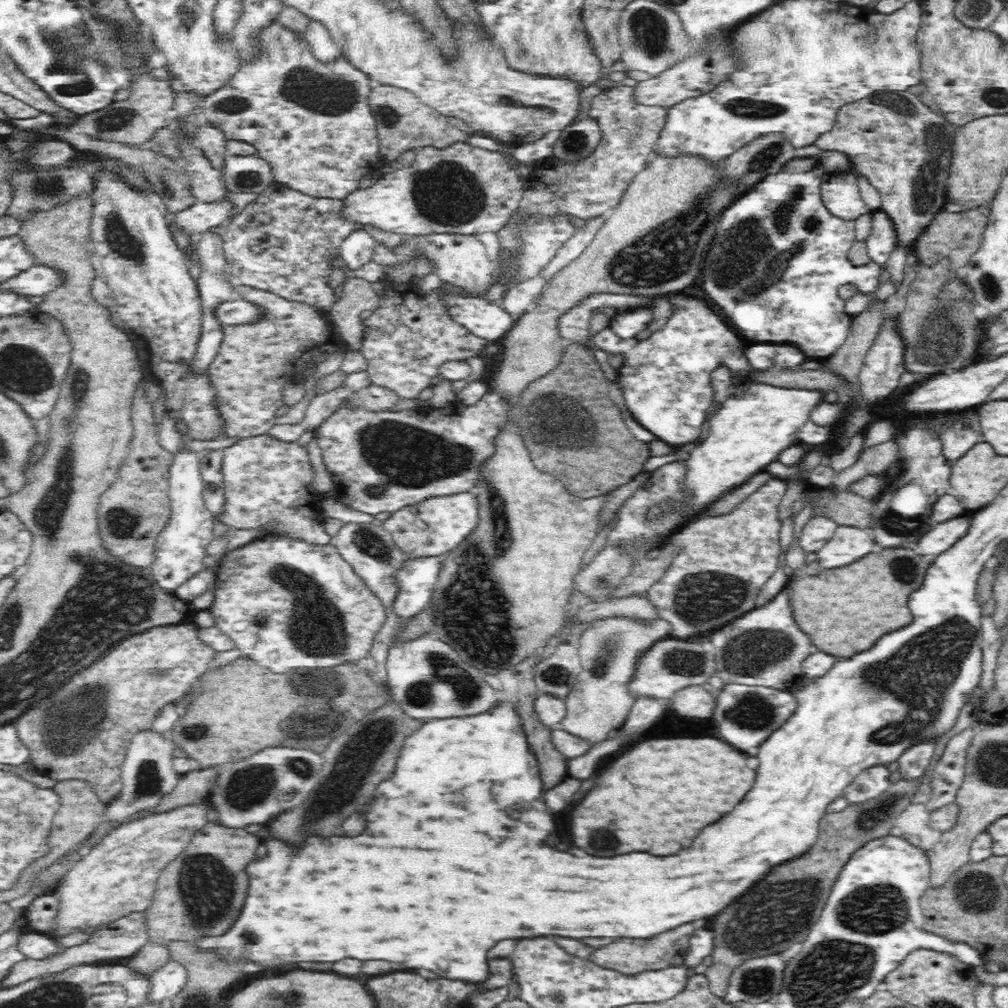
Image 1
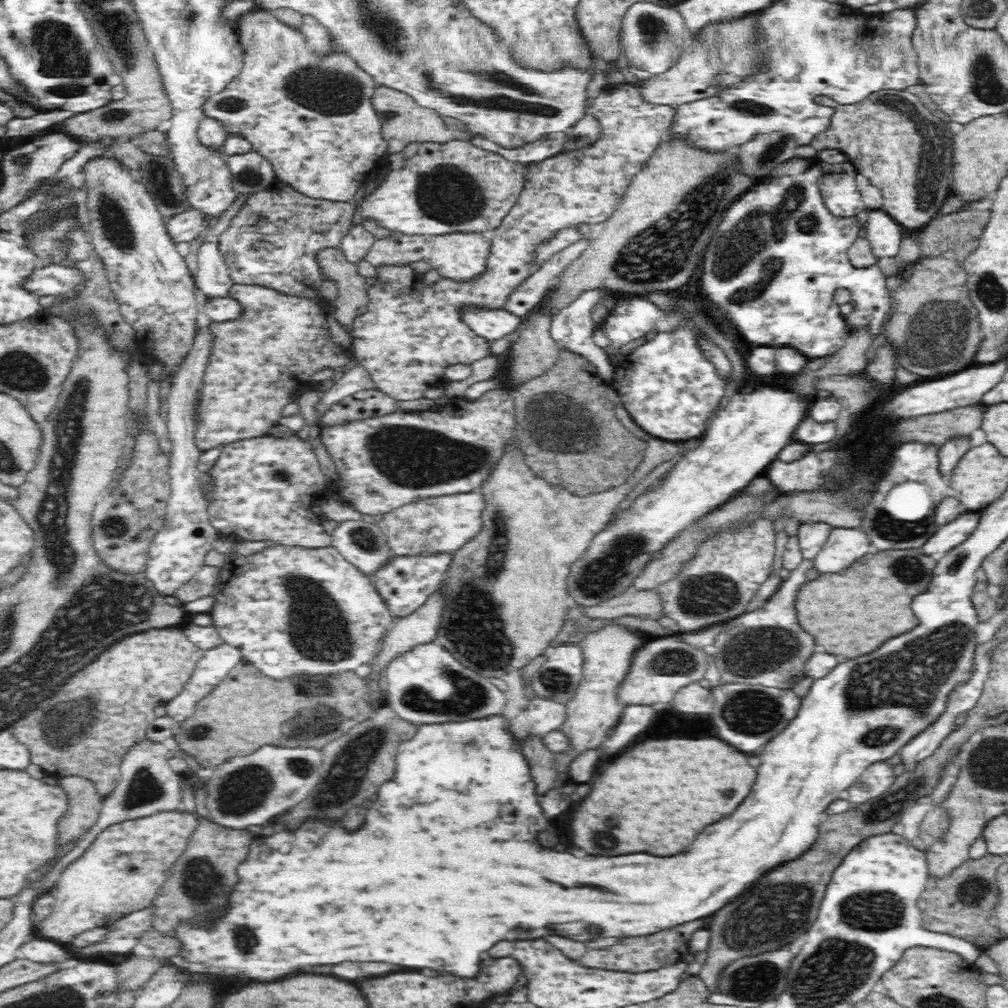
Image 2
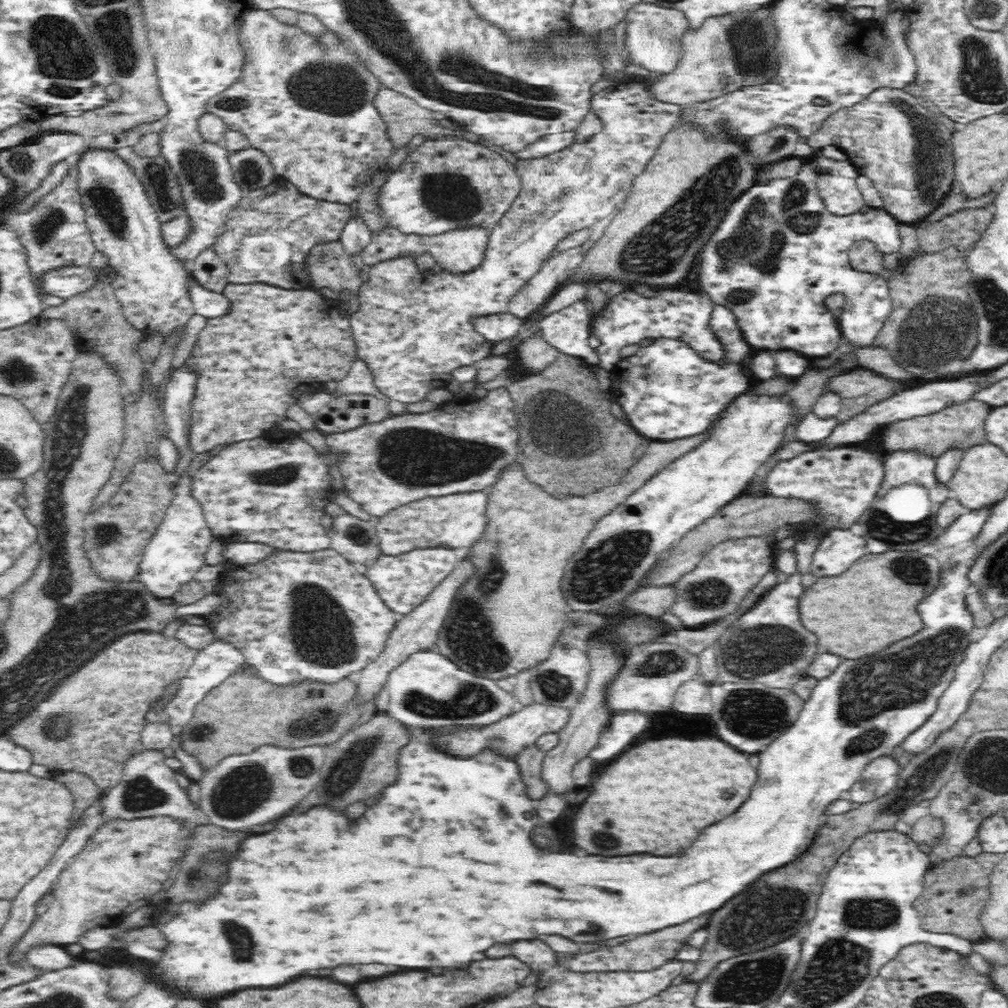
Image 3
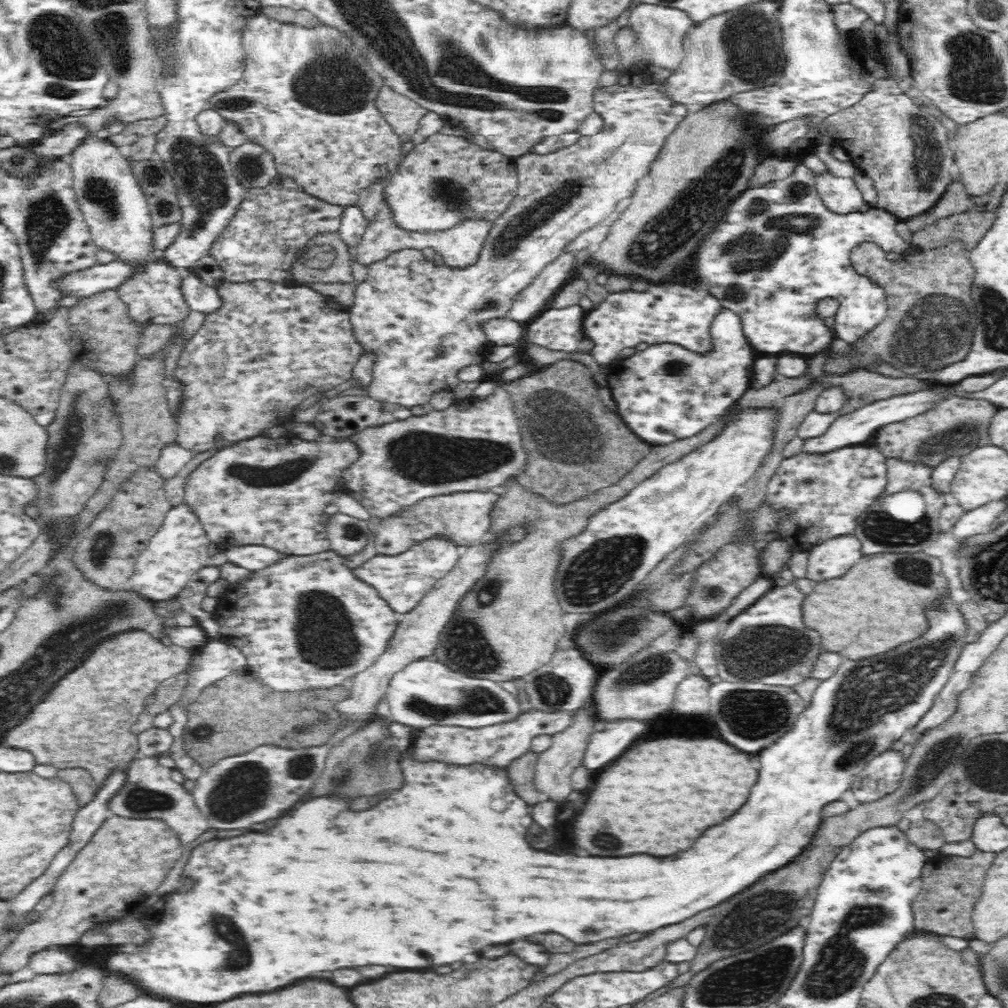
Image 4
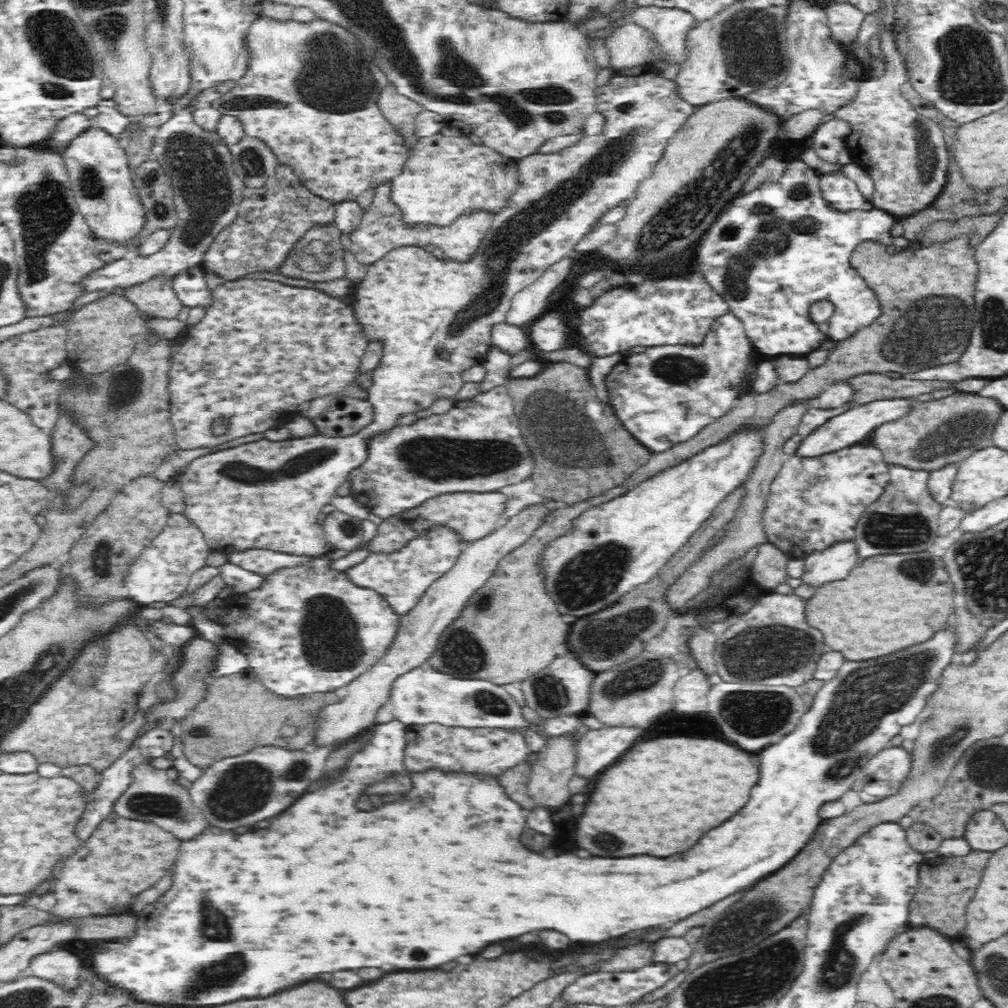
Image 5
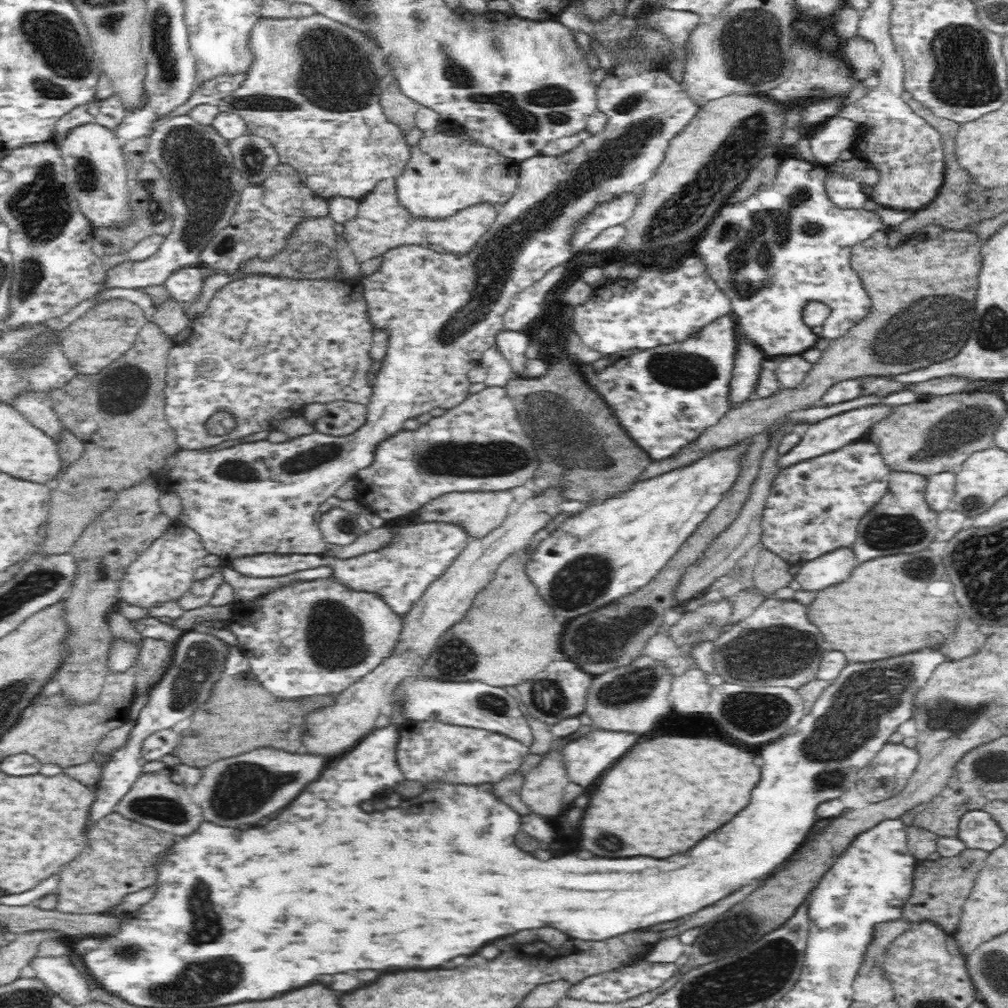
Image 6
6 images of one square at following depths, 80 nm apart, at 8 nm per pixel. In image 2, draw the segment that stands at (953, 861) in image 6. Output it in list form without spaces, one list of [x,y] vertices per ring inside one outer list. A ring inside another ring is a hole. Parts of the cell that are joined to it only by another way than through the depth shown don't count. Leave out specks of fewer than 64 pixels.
[[[986,853],[982,858],[966,859],[962,864],[946,871],[946,874],[929,874],[926,888],[920,893],[917,907],[921,910],[923,928],[927,931],[956,935],[978,948],[984,948],[1002,939],[987,921],[997,898],[995,870],[1002,864],[1000,855]]]

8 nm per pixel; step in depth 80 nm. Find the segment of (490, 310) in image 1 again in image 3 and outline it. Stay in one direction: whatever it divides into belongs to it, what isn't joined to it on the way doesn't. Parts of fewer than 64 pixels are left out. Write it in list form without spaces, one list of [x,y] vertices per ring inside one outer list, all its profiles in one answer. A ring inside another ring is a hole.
[[[509,312],[492,314],[489,317],[477,318],[473,321],[476,331],[483,338],[490,342],[502,342],[517,338],[524,321],[521,318],[512,316]]]

